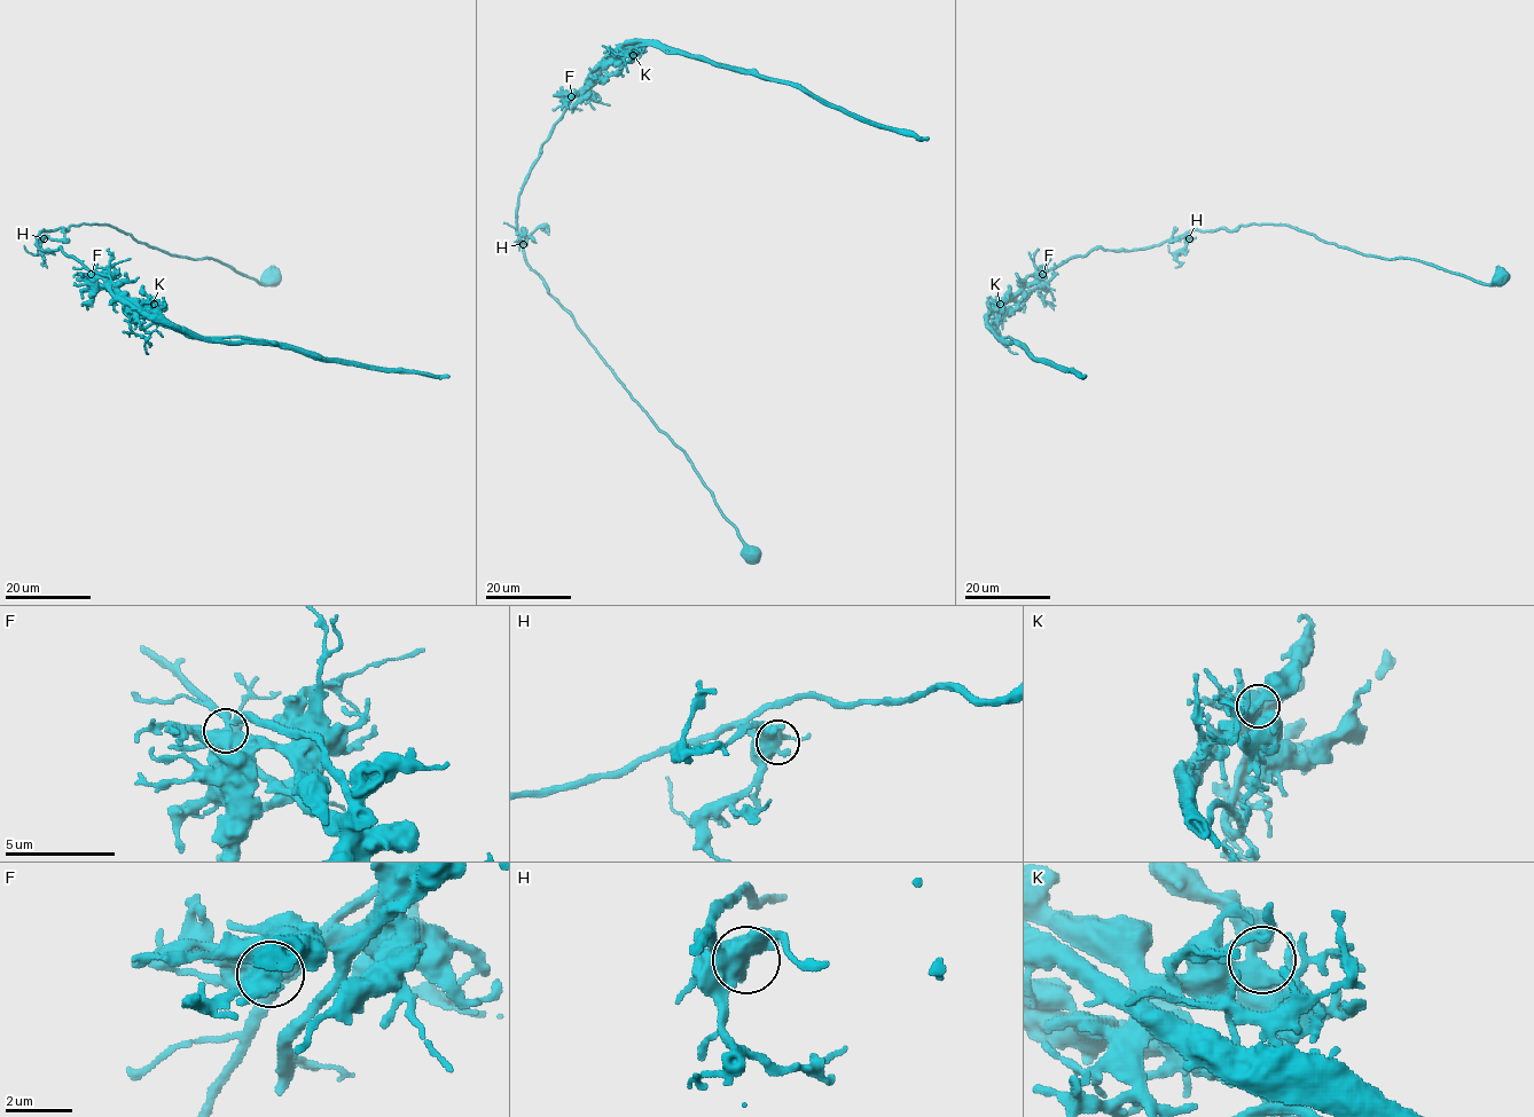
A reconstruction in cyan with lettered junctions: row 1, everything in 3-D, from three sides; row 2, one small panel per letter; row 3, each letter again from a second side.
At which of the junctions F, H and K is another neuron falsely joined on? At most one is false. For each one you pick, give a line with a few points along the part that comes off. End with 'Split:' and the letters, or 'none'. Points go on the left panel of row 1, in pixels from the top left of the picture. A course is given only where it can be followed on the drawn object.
F: (91, 274), (99, 275), (116, 296), (141, 314), (166, 319), (205, 338), (273, 341), (326, 359), (448, 377)
Split: F

